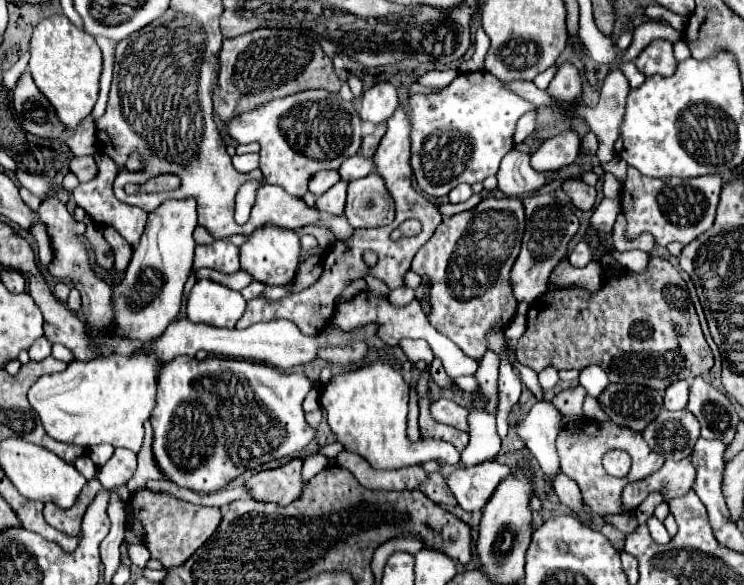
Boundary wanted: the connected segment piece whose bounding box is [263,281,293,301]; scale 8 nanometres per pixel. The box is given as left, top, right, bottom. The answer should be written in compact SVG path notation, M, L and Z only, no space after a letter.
M293 281L287 283L287 285L281 285L281 287L267 287L267 289L264 290L263 295L271 301L276 301L277 299L291 295L291 289L293 289L291 285L293 285Z

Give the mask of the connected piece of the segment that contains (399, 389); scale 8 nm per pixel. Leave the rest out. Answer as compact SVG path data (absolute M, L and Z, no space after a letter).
M377 361L357 371L339 373L331 383L323 385L319 403L327 409L327 421L335 441L341 443L345 451L365 457L373 469L403 469L433 459L443 459L447 465L457 465L459 453L451 443L437 439L409 441L407 399L409 385L403 381L401 373L389 363Z

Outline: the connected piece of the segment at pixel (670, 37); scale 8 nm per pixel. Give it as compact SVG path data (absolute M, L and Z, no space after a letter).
M645 21L639 27L633 29L633 41L629 45L629 49L625 49L621 53L621 63L627 61L635 61L639 57L639 53L653 41L653 39L667 39L671 43L679 41L683 37L681 31L671 29L671 25L659 23L659 21Z

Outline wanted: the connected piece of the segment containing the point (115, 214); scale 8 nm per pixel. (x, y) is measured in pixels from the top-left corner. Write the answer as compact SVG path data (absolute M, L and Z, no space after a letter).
M95 153L95 161L97 161L97 169L99 169L97 175L91 181L87 181L87 183L79 183L79 187L71 195L73 195L75 203L79 207L83 207L93 221L97 221L101 227L113 227L113 229L117 229L127 239L127 243L135 249L139 245L141 235L143 235L147 213L141 207L131 207L131 205L119 201L113 195L113 181L115 181L115 177L119 173L117 163L109 155L105 155L105 153Z

